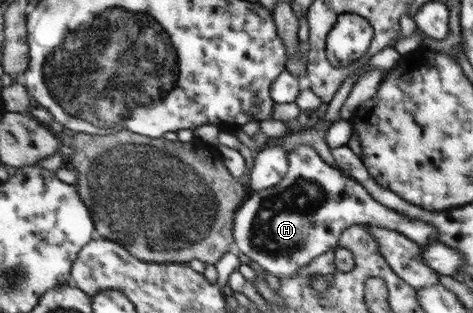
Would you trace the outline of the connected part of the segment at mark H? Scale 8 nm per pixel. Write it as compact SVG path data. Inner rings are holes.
M298 144L287 153L289 168L286 177L269 189L253 191L234 214L236 250L259 264L262 270L267 270L278 279L293 277L302 266L321 256L325 250L334 249L342 232L351 225L370 224L397 230L417 244L432 244L438 240L437 231L432 224L409 218L379 204L359 183L343 175L338 168L331 167L314 147Z

